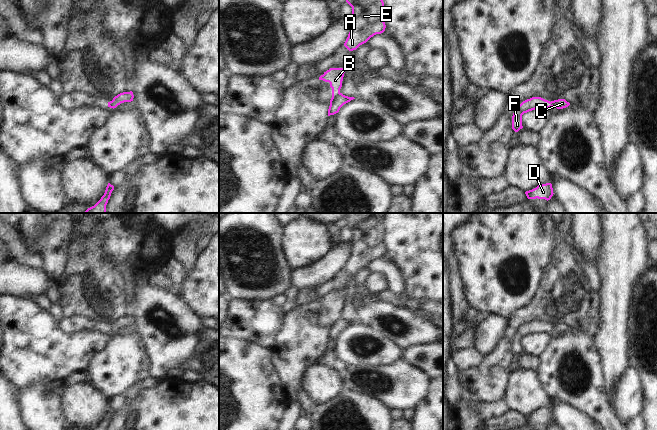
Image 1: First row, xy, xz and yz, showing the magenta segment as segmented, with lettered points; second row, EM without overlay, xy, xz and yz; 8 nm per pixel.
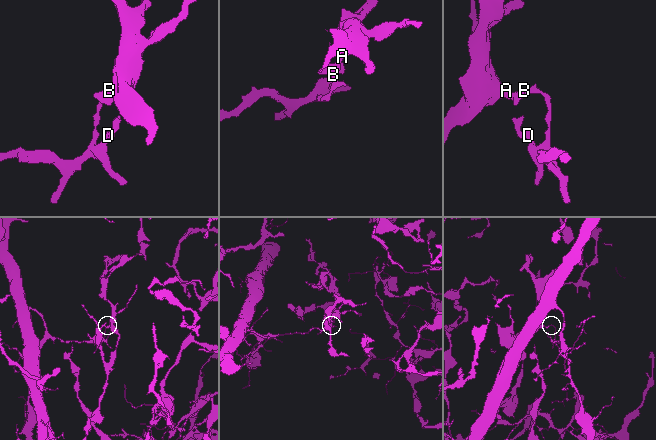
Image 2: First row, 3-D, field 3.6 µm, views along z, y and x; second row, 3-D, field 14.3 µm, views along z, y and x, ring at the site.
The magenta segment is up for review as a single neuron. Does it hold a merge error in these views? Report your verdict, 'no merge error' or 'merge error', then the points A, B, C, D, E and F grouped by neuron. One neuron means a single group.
merge error | A B E F / C D

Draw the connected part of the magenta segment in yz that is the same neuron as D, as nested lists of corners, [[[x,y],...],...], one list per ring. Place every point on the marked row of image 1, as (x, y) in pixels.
[[[551,183],[538,185],[536,188],[525,192],[528,199],[545,199],[550,200],[553,196],[553,188]]]

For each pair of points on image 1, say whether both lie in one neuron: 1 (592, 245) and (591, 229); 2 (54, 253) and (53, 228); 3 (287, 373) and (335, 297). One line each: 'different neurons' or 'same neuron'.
1: same neuron
2: same neuron
3: same neuron

